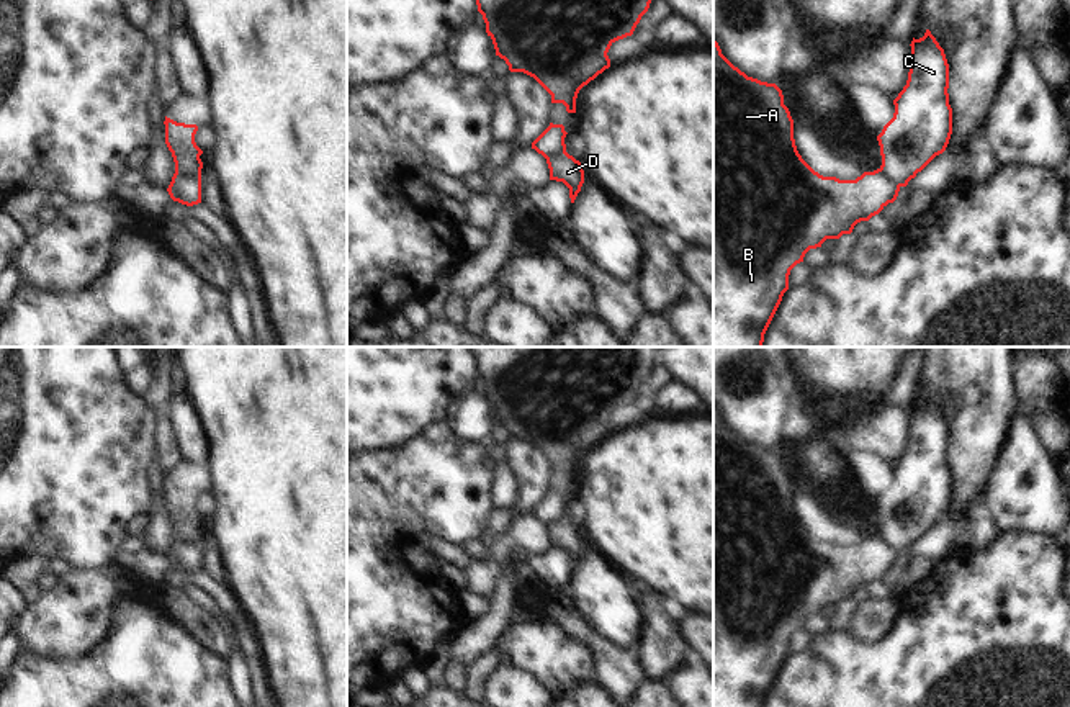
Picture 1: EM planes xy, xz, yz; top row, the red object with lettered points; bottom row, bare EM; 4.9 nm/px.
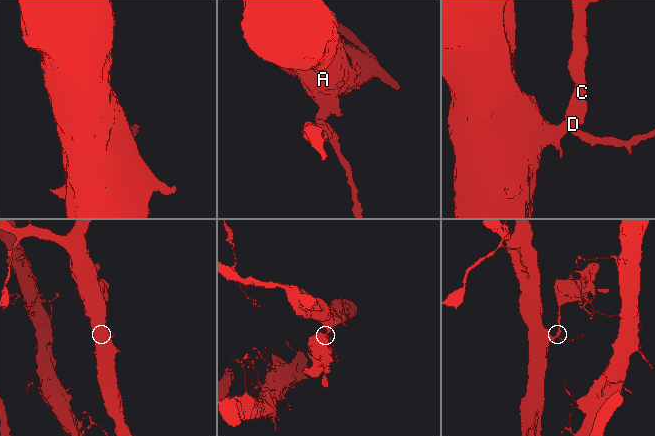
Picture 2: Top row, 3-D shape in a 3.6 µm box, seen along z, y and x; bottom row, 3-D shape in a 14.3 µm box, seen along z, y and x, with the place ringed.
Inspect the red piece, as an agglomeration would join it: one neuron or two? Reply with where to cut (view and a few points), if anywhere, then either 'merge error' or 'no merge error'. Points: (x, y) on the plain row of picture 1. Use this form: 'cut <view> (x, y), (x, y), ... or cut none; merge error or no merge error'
cut xy (175, 537), (200, 549); merge error

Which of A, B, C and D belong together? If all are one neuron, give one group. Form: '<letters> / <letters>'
A B / C D

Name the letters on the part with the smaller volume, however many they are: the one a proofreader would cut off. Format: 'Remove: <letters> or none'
Remove: C, D.

